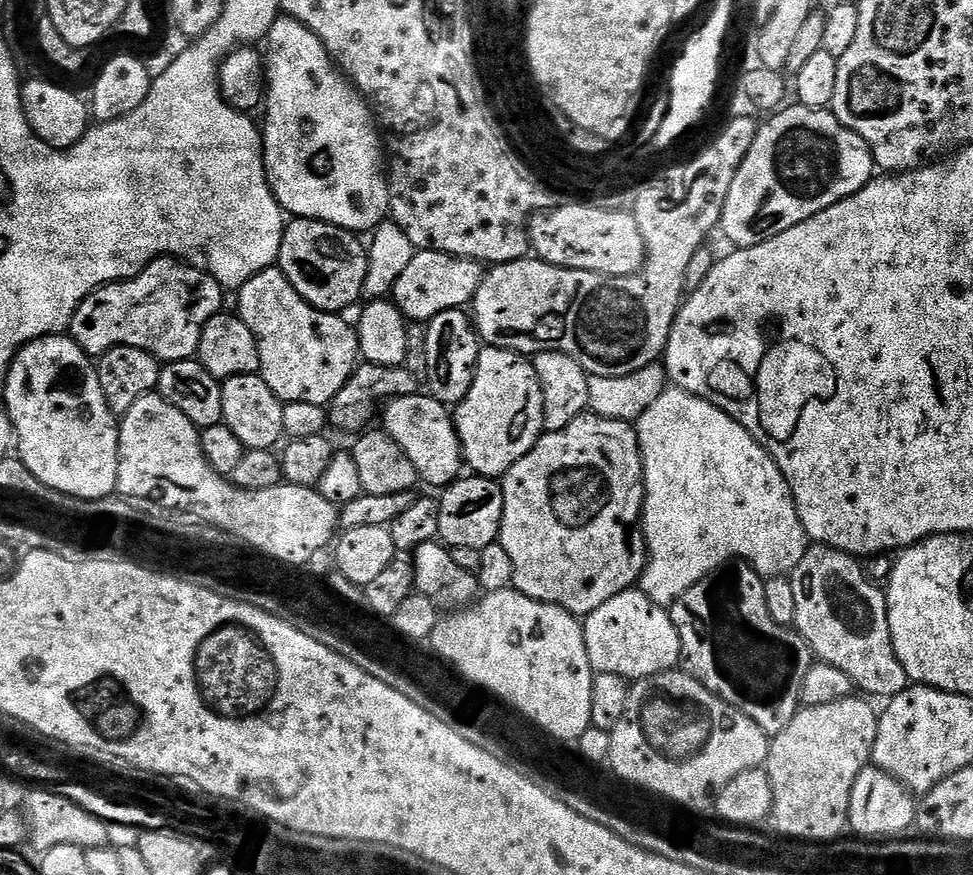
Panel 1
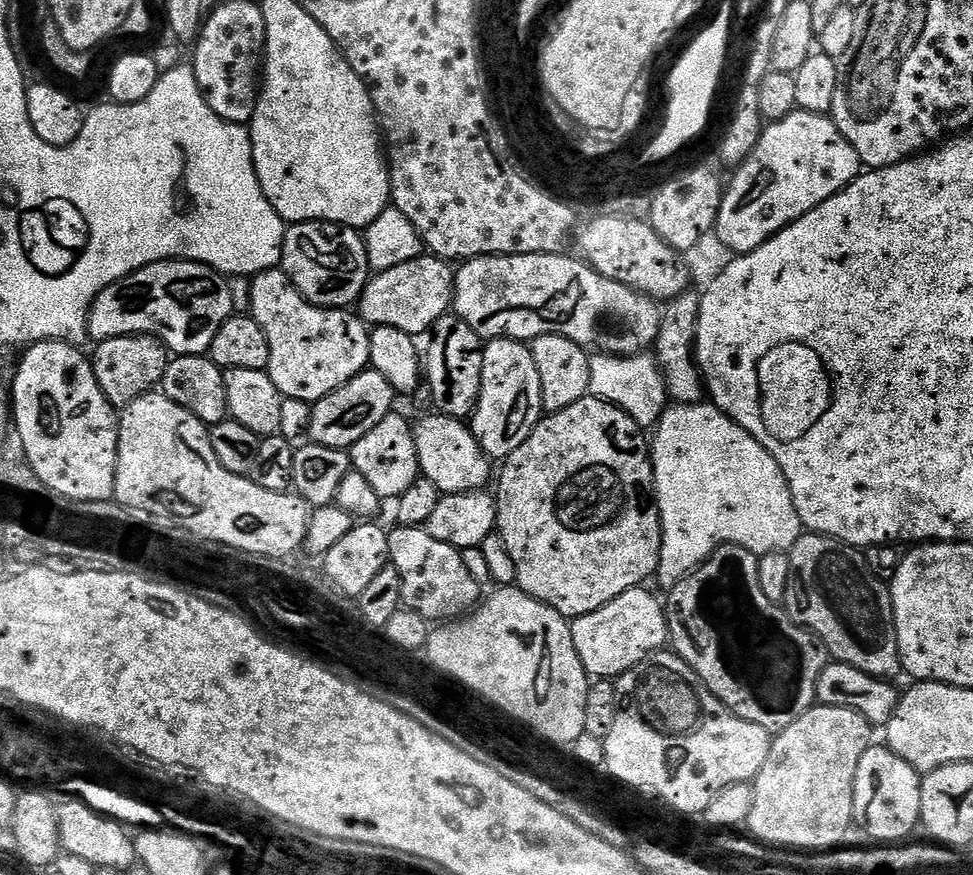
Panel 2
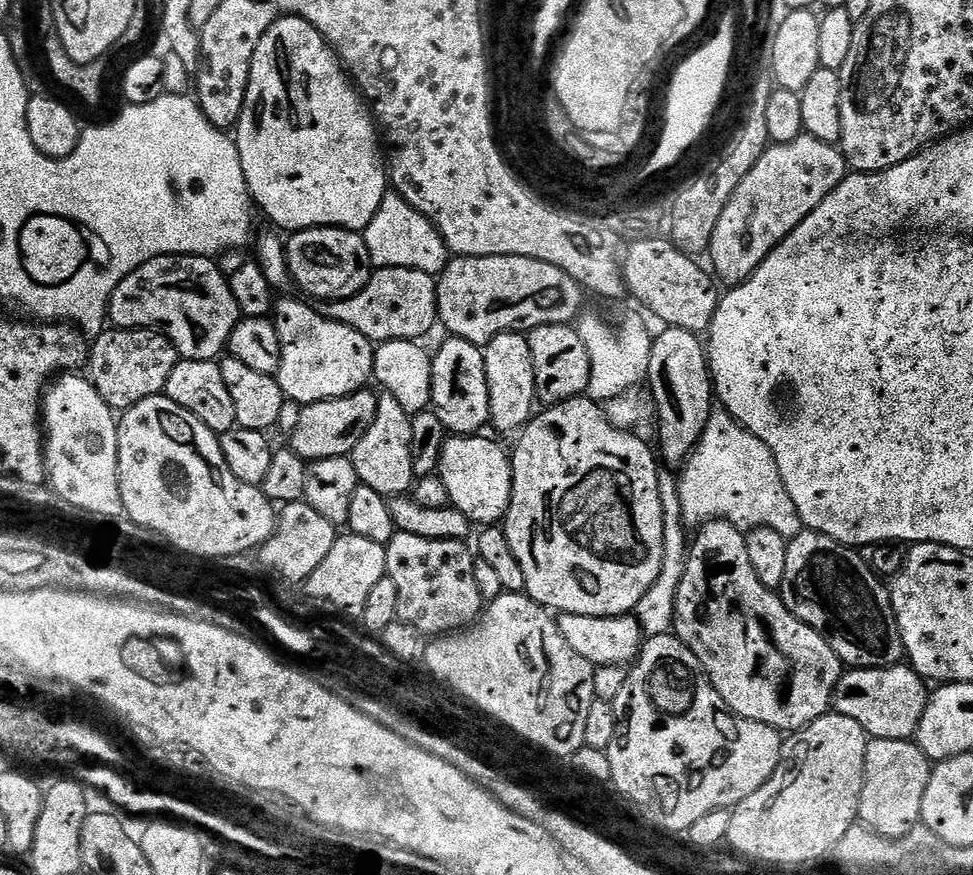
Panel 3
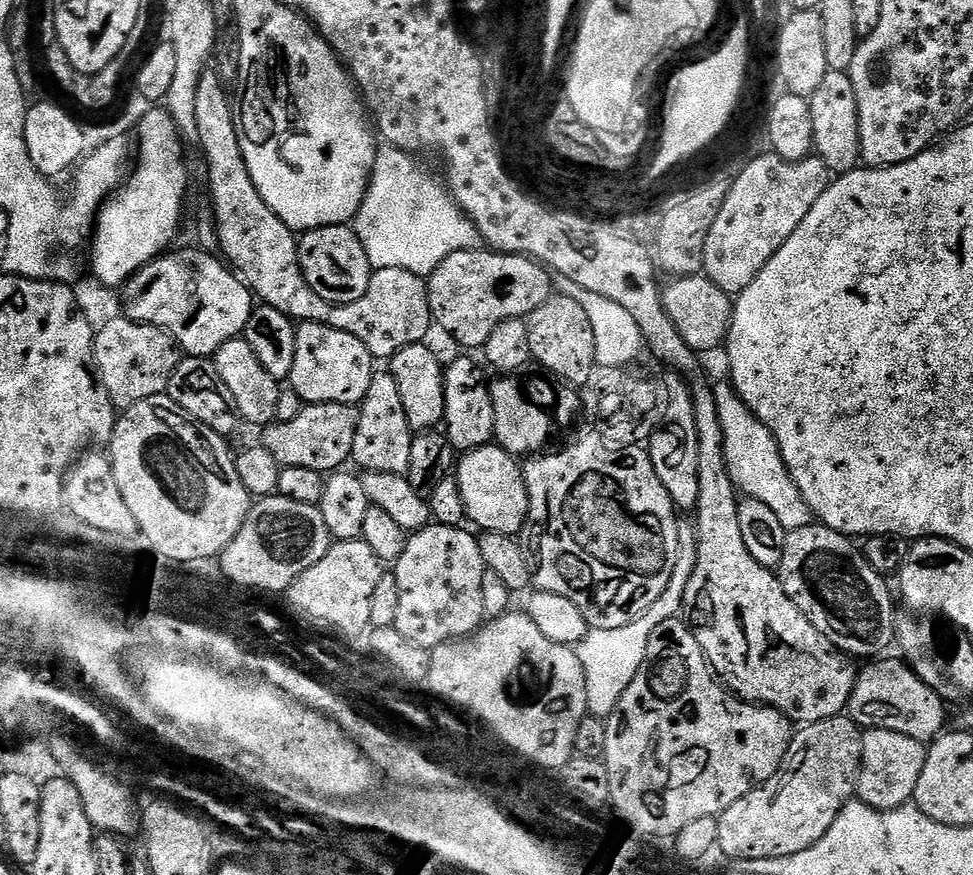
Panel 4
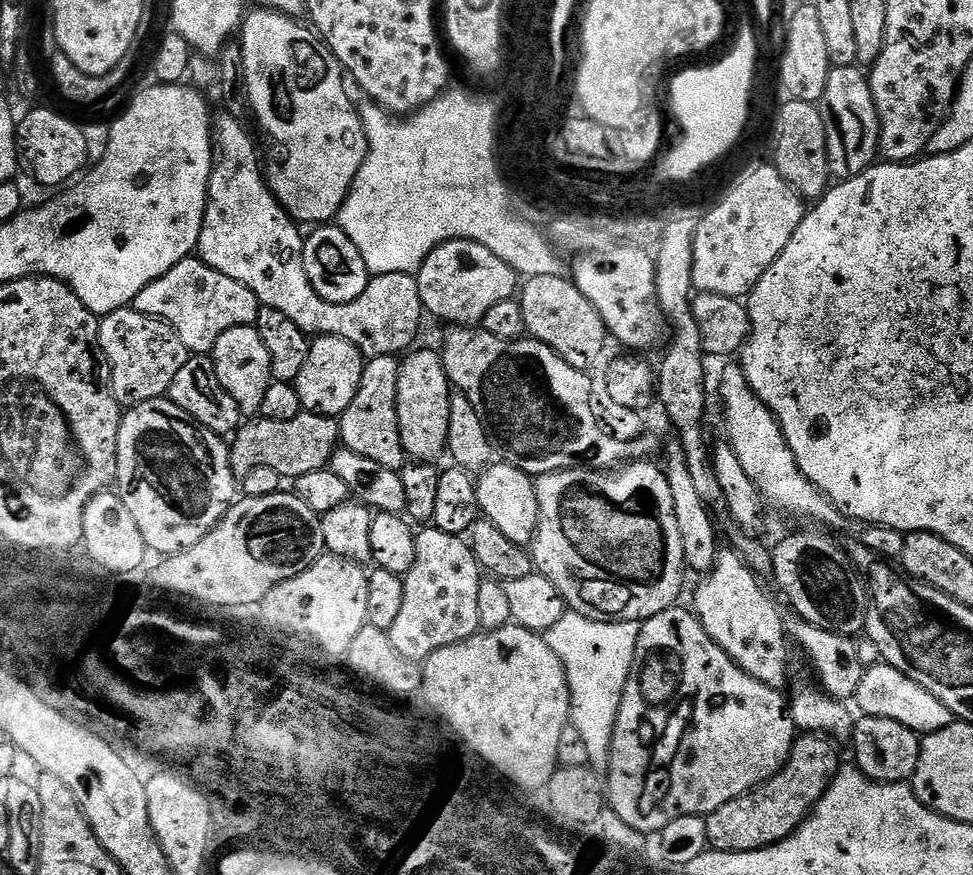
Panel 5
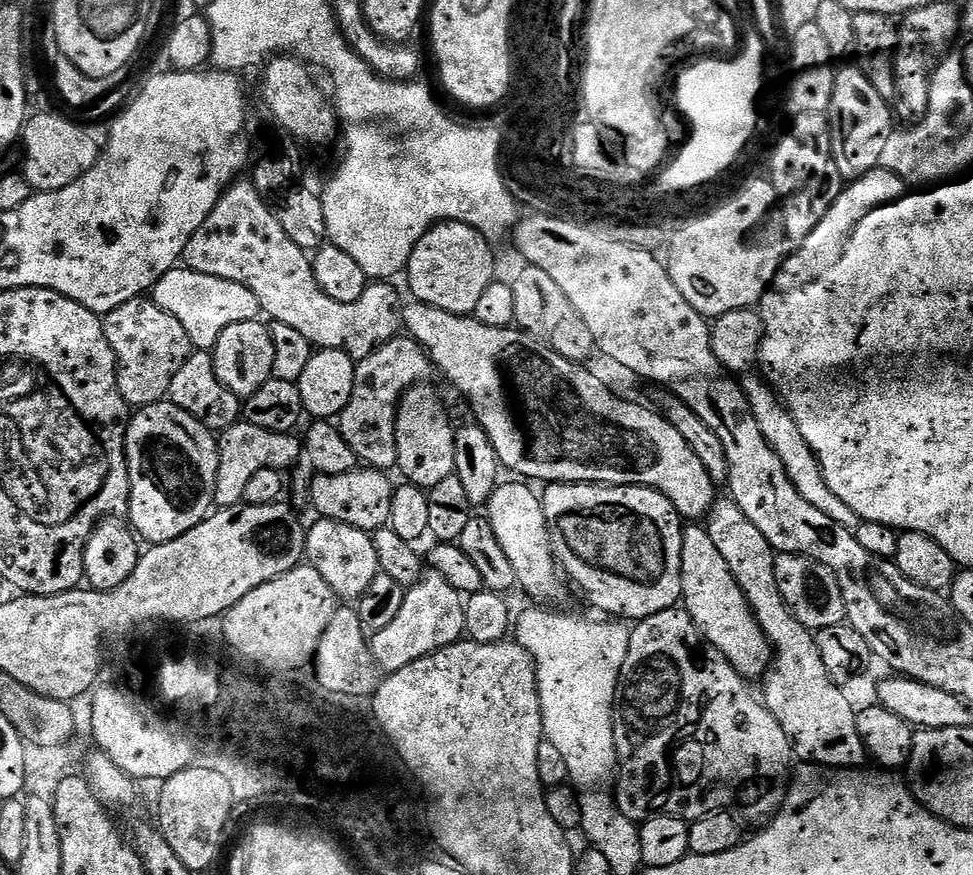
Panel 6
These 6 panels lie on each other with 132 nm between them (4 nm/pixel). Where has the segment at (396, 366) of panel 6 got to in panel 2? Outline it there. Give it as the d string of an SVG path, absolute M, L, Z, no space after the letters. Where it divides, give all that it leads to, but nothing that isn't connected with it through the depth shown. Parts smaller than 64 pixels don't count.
M399 414L387 416L350 449L350 464L366 482L370 482L370 486L374 486L374 490L378 490L381 498L395 501L422 476L413 425L407 424Z

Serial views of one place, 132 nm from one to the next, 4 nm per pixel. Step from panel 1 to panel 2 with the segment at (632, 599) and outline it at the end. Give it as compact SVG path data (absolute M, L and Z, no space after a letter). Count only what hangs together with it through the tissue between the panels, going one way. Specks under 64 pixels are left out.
M641 586L626 590L606 606L571 621L574 650L578 650L578 658L589 677L620 676L669 643L665 605L661 601L659 604L646 589Z

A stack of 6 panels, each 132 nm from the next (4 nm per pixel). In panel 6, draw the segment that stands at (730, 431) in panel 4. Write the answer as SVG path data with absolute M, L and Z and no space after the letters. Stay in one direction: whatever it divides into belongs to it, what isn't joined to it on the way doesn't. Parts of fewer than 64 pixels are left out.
M756 374L749 375L745 379L749 380L743 381L744 396L750 402L750 410L758 422L758 430L762 430L762 434L774 450L774 454L778 454L790 482L794 482L798 494L802 494L802 498L806 498L806 502L810 502L810 506L818 506L818 510L822 510L822 514L834 518L834 522L838 522L838 526L855 529L858 517L854 514L854 510L850 510L850 506L846 506L846 502L842 502L842 498L838 498L838 494L834 494L834 490L830 490L830 486L826 486L826 478L822 474L818 458L814 454L814 450L810 450L806 438L802 438L802 430L798 430L798 422L794 422L794 418L784 406L784 401L780 399L772 385L761 379L759 375L757 376Z

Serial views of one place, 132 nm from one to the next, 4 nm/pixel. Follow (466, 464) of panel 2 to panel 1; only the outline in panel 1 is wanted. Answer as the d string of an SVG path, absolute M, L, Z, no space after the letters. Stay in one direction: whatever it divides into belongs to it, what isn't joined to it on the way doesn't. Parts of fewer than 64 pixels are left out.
M430 394L414 396L398 396L383 405L383 431L410 458L417 477L428 484L433 484L436 490L443 490L461 475L460 468L465 467L464 451L460 449L460 439L456 433L454 416L443 404Z

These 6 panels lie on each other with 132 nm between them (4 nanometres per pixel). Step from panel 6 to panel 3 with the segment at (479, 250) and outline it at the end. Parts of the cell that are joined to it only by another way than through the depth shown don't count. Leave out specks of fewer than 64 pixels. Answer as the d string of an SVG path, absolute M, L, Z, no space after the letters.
M456 256L449 259L436 281L436 315L442 328L444 324L445 333L483 346L498 334L519 329L519 324L547 322L571 325L585 307L584 296L586 292L582 285L550 262L525 256Z

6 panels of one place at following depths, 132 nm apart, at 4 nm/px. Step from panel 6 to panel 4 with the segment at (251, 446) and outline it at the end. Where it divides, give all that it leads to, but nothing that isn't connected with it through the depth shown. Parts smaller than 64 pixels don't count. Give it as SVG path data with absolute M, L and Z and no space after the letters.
M309 404L301 407L298 418L267 425L263 429L262 447L274 454L276 461L285 468L303 466L305 470L331 474L349 463L357 415L357 409L351 404Z

